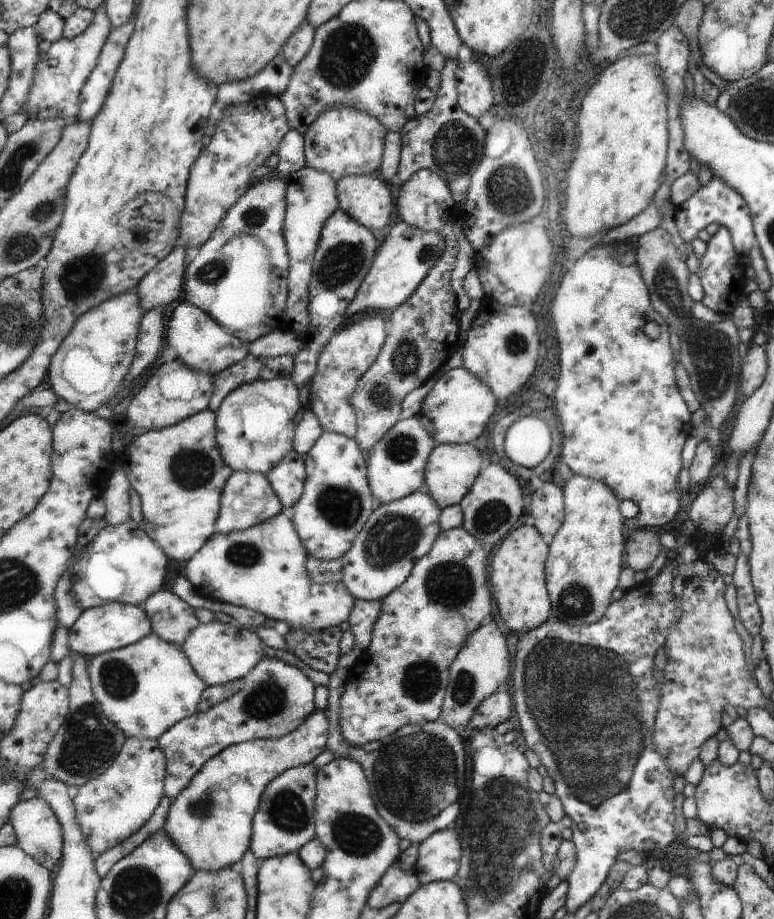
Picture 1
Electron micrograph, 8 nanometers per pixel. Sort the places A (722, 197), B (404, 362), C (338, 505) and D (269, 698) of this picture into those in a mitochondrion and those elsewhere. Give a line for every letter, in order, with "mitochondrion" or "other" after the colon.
A: other
B: mitochondrion
C: mitochondrion
D: mitochondrion

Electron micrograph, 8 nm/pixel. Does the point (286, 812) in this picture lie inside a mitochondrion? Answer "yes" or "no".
yes

